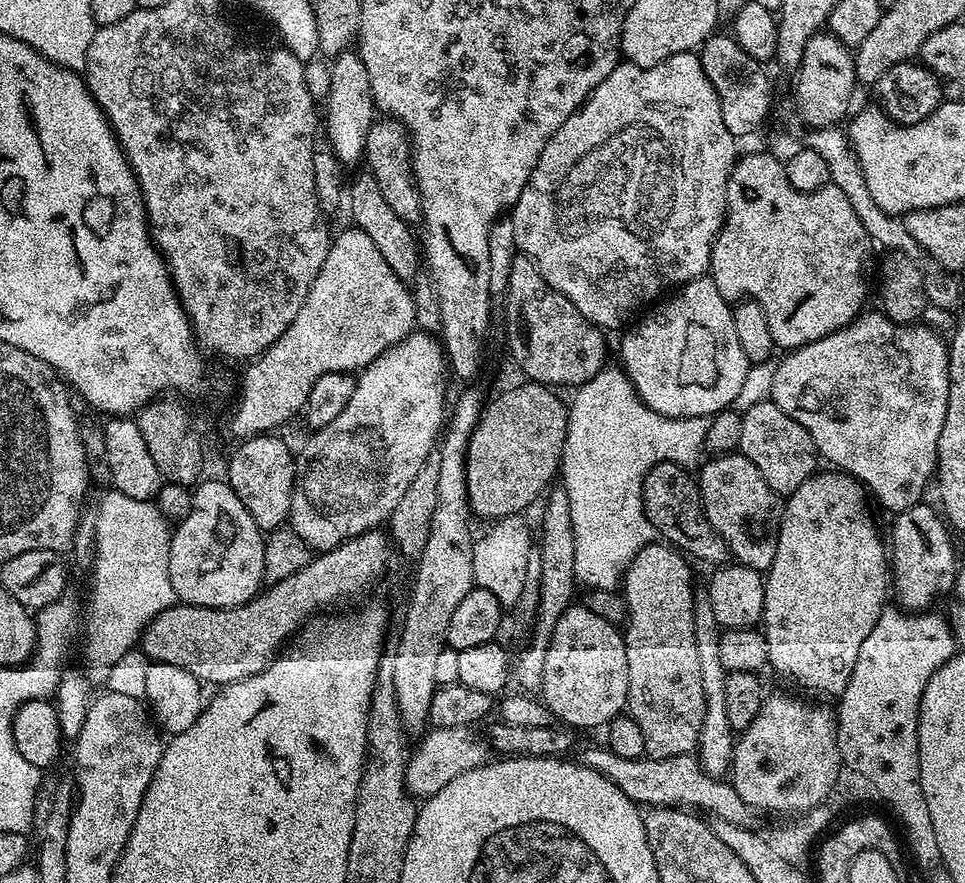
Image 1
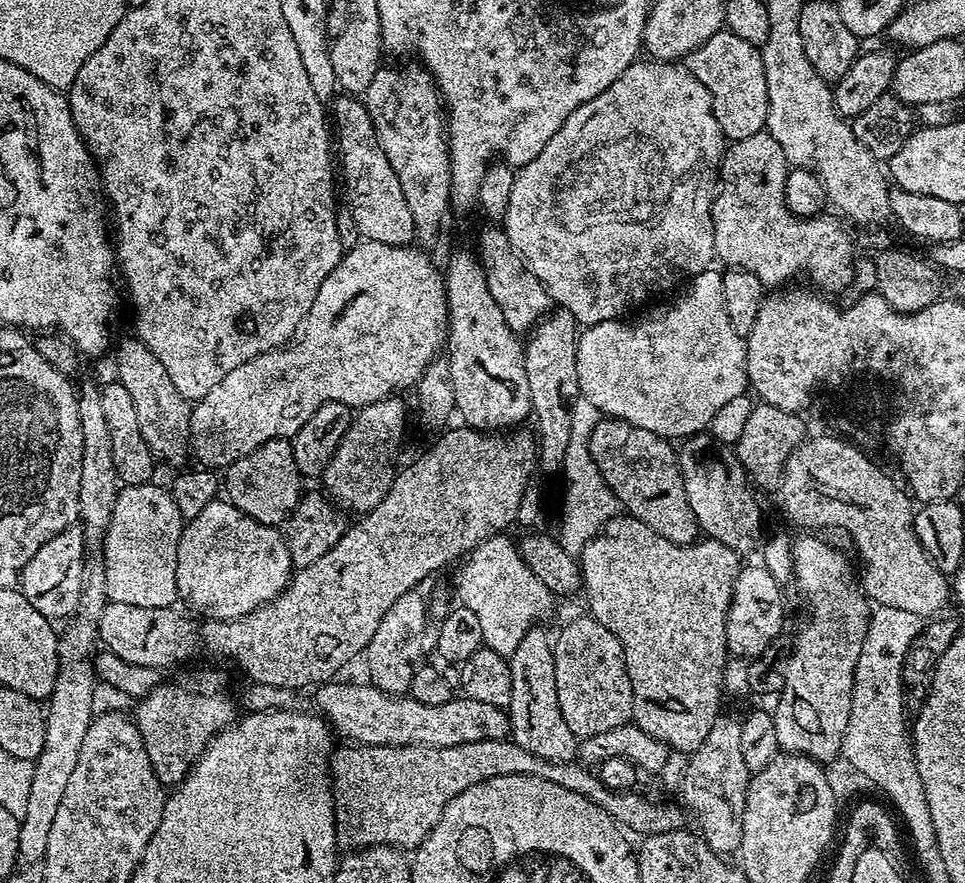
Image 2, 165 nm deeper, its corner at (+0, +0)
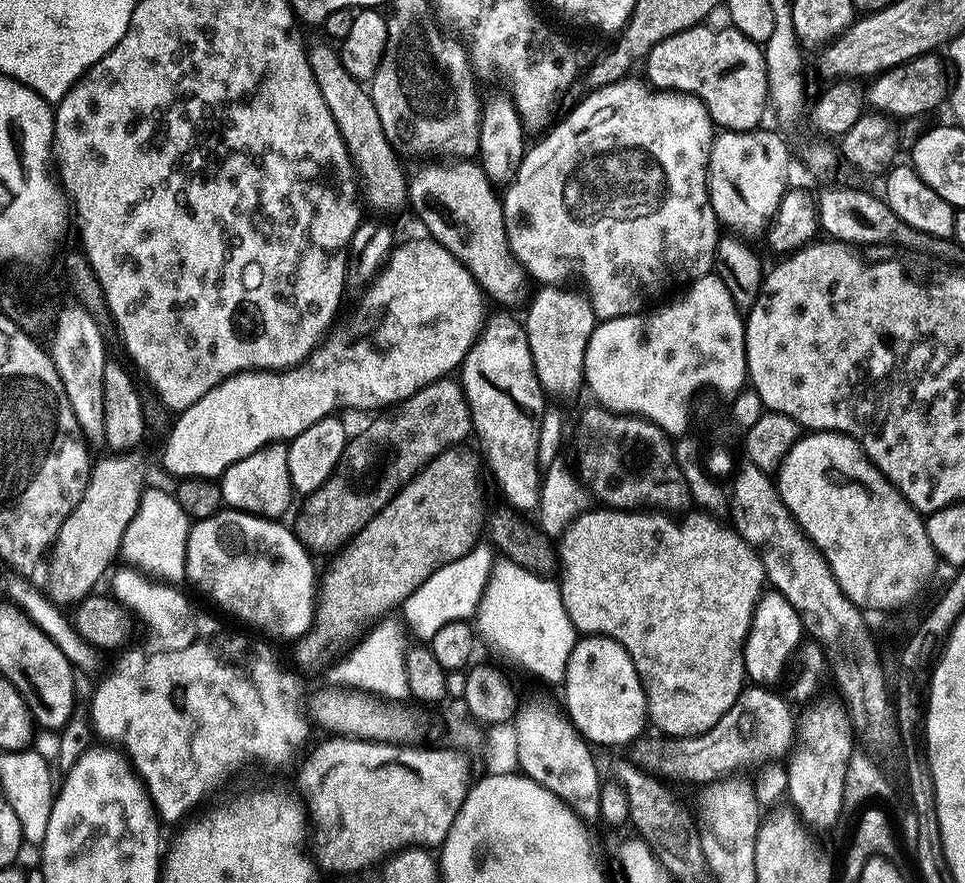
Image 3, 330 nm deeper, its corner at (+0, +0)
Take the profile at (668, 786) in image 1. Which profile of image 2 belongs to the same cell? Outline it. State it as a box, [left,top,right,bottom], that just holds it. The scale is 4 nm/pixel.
[330,738,686,850]

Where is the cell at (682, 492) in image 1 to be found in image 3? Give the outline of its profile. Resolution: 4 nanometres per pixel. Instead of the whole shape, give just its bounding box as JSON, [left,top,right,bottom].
[572,406,689,510]

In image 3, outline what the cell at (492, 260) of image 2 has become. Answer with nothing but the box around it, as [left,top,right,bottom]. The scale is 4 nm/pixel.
[407,158,526,304]

